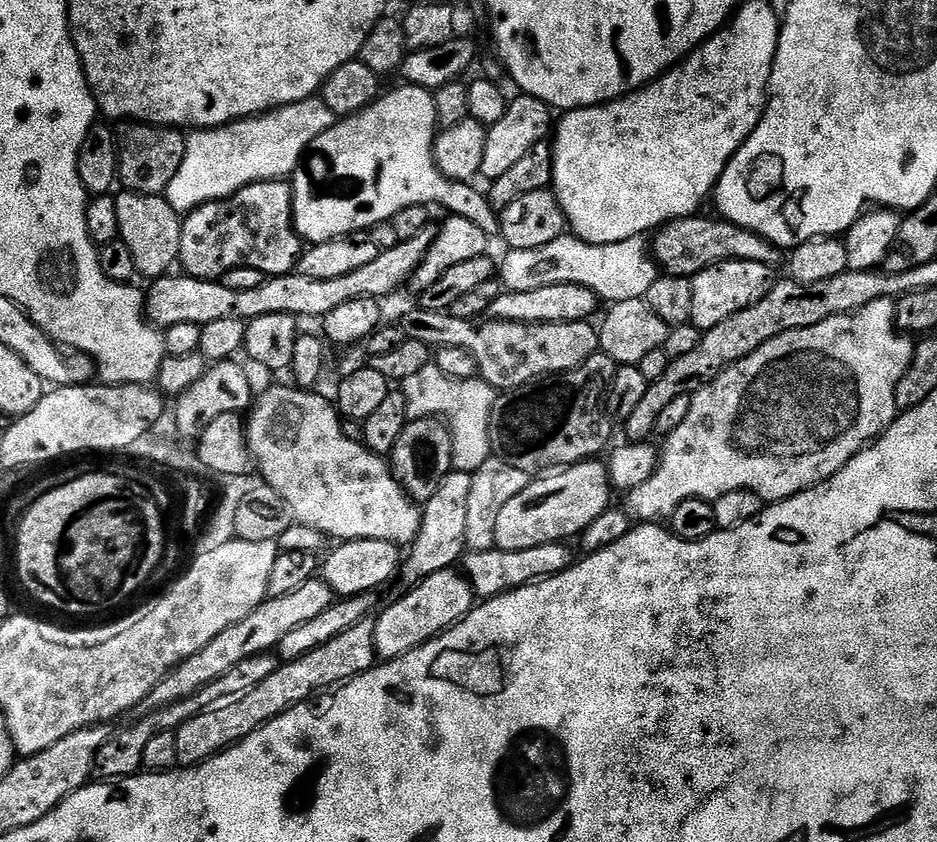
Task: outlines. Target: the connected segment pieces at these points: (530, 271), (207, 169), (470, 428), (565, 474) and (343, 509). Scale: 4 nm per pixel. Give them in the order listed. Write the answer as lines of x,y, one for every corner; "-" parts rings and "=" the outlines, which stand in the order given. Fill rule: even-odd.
565,234
554,238
554,242
546,242
546,246
538,246
538,250
508,250
505,253
504,261
498,264
498,276
510,292
542,290
542,286
555,284
581,284
594,290
601,301
613,305
645,299
658,275
658,265
644,236
613,244
591,244
=
319,98
303,100
276,108
273,112
262,112
258,116
250,116
247,120
234,120
221,128
205,128
196,130
187,137
186,158
182,158
182,166
178,166
178,174
170,181
166,198
175,212
187,214
193,212
211,200
221,200
232,196
238,190
263,180
282,180
291,177
304,159
308,147
318,139
323,132
330,130
338,117
=
435,362
418,370
402,382
402,391
408,399
408,414
413,420
443,418
452,431
452,467
457,472
478,470
482,462
493,459
490,438
490,418
496,405
497,389
492,388
479,375
470,378
450,378
=
593,458
583,464
574,464
567,468
553,471
551,474
541,475
539,478
529,479
526,490
522,494
514,494
510,502
506,502
504,509
498,513
498,523
494,526
494,542
496,547
506,550
530,550
534,546
543,544
559,544
579,537
599,515
610,507
608,499
614,496
614,489
608,482
608,465
=
291,386
292,388
268,388
265,390
264,393
257,395
255,397
254,403
250,409
250,411
247,413
246,416
246,431
248,433
248,449
252,452
252,455
254,457
254,464
255,467
258,469
260,468
260,472
262,475
263,483
269,484
270,487
272,487
274,490
278,490
278,494
282,494
282,498
286,498
286,502
290,506
290,510
292,511
293,517
301,525
304,525
306,527
312,527
314,530
321,532
323,537
330,538
330,536
333,536
333,541
336,542
343,542
346,540
365,540
366,538
378,538
380,542
394,542
395,544
401,545
401,546
410,546
414,542
414,538
418,534
418,530
420,529
420,514
422,511
421,505
417,503
415,500
411,500
407,494
404,492
403,486
396,480
396,476
394,473
392,473
392,466
391,463
385,457
380,456
377,452
371,452
370,449
368,449
363,442
358,440
351,440
347,434
344,433
344,426
342,423
342,417
333,401
331,399
328,400
324,396
319,396
319,391
316,390
305,390
299,386

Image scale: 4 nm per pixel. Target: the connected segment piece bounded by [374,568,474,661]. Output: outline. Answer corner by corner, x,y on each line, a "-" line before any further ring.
456,568
438,570
438,574
430,574
407,590
409,592
401,600
394,601
384,613
381,611
375,617
374,642
376,655
381,661
398,658
426,641
433,640
440,633
447,632
474,607
472,584
463,571

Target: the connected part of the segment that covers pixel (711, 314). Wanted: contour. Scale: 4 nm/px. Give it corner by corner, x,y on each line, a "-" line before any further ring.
727,260
714,266
706,266
698,275
691,277
694,294
690,298
690,314
692,325
701,334
709,332
718,322
726,322
738,310
746,310
746,306
754,306
754,302
762,302
766,294
776,285
777,269
771,264
762,262
746,262
745,260

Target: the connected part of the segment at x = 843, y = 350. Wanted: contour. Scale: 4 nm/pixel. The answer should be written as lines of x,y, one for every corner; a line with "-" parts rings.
892,298
870,302
856,312
849,312
847,316
832,316
826,322
818,322
818,326
806,326
776,336
758,350
754,350
754,354
725,368
707,384
703,384
697,392
691,393
690,414
686,414
682,426
678,426
678,430
674,430
663,441
664,452
662,448
656,461
656,469
650,474
650,478
646,478
646,482
642,482
642,486
638,486
633,492
627,493
627,511
640,522
664,522
672,517
674,510
678,510
682,502
690,498
715,502
730,490
750,490
766,502
775,502
826,482
831,476
838,474
838,470
842,470
842,466
846,466
850,458
854,458
863,448
877,440
896,421
896,387
902,374
906,374
910,366
913,347
913,337
901,332
896,326
896,300

